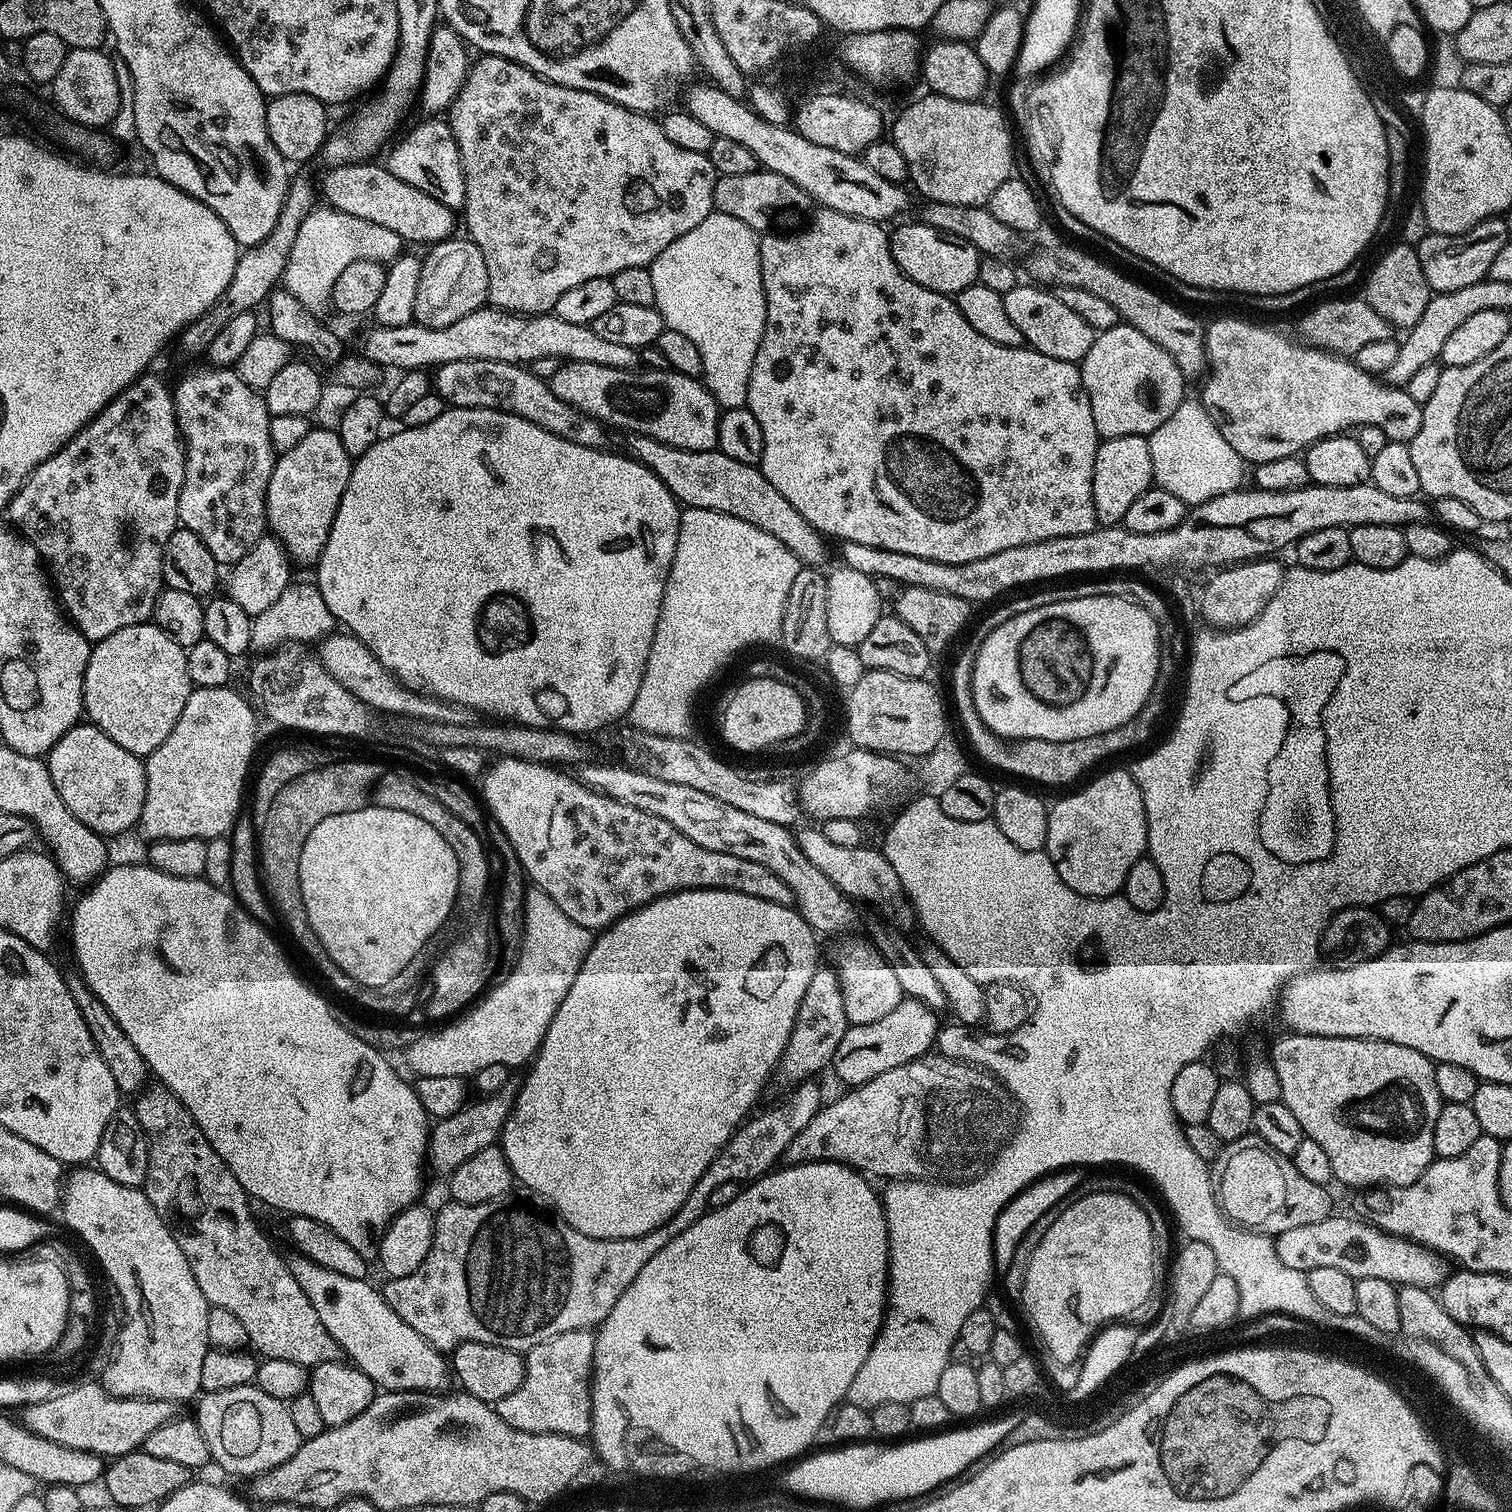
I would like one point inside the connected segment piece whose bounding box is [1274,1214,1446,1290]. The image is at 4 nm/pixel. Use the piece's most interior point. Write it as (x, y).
(1358, 1248)

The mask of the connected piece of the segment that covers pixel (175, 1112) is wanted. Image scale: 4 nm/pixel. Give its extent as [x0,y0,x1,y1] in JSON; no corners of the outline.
[134,1087,342,1370]

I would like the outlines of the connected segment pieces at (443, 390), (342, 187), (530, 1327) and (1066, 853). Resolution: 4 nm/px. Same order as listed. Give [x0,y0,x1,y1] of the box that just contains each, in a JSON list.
[[434,358,613,450],[318,162,458,246],[382,1079,822,1354],[1044,768,1148,896]]

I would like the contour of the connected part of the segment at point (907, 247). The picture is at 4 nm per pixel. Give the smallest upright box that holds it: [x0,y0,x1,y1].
[890,223,982,297]

